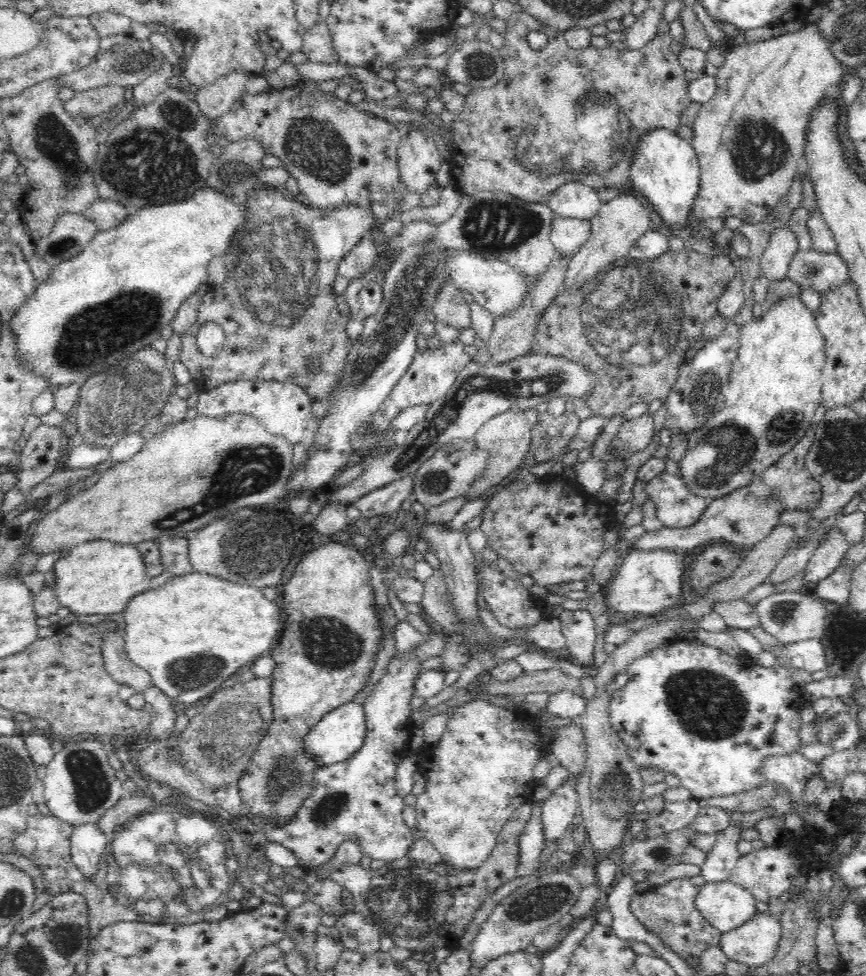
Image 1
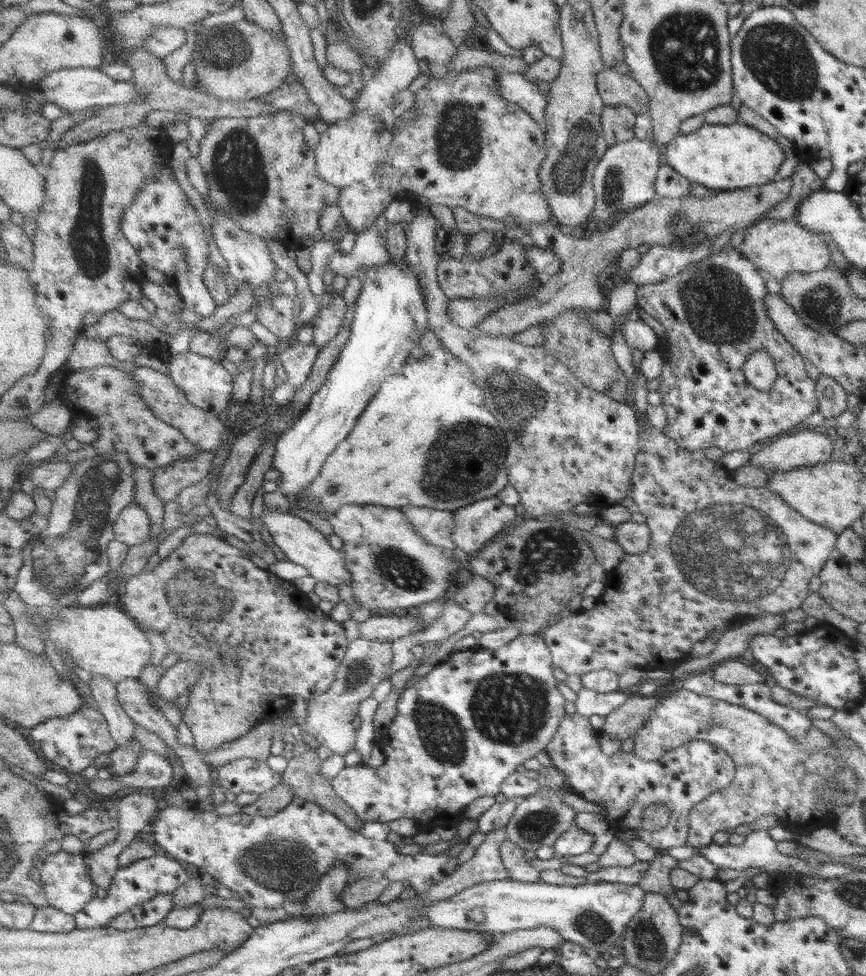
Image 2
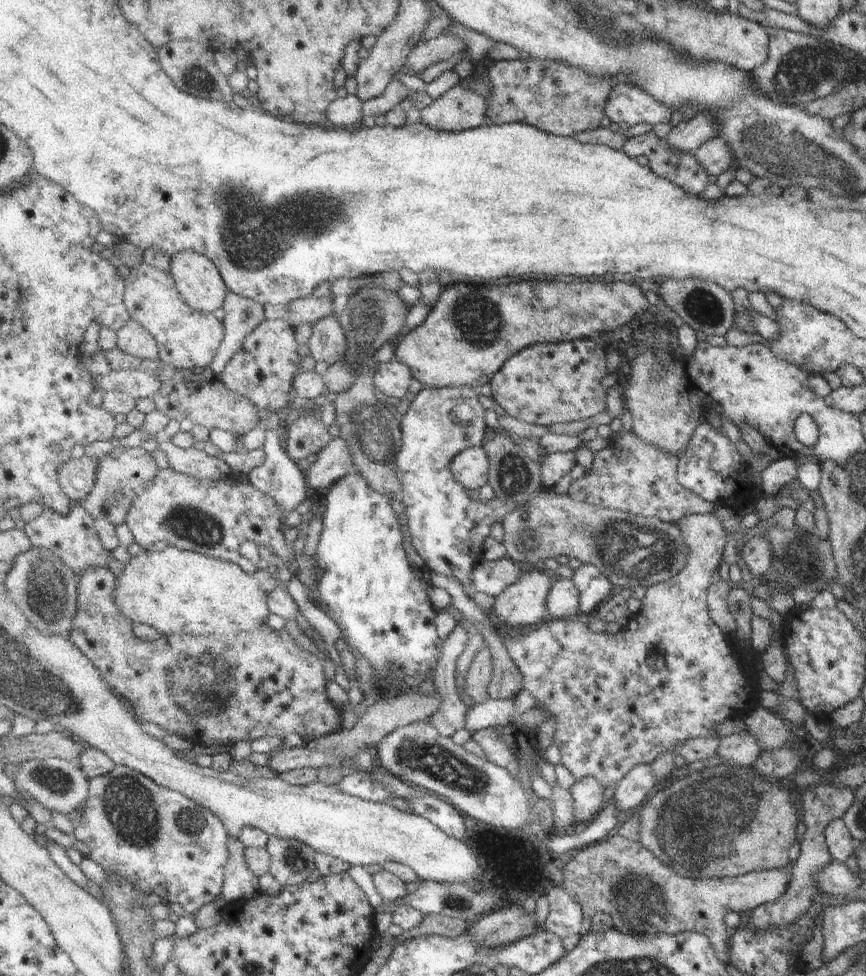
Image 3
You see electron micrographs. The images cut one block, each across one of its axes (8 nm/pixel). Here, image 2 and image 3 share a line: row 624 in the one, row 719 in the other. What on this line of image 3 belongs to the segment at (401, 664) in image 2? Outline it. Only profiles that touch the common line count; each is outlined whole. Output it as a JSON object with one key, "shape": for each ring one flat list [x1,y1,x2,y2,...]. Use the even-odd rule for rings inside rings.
{"shape":[[458,625,445,640,442,658,436,670,435,686,443,696,442,708,431,716,430,722,444,735,452,737,458,730,466,728,466,716,470,708,462,702,456,670,458,658,466,652,470,636,464,625]]}

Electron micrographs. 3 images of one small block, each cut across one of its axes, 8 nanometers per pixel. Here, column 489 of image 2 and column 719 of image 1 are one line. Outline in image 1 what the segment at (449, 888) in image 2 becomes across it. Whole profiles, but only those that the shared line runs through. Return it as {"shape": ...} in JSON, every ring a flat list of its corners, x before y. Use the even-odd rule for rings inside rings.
{"shape":[[729,826,717,835,714,846,707,852,704,864,701,865,701,875,707,883,729,880,737,858,741,855,736,849,740,840,737,832,740,829,740,826]]}

